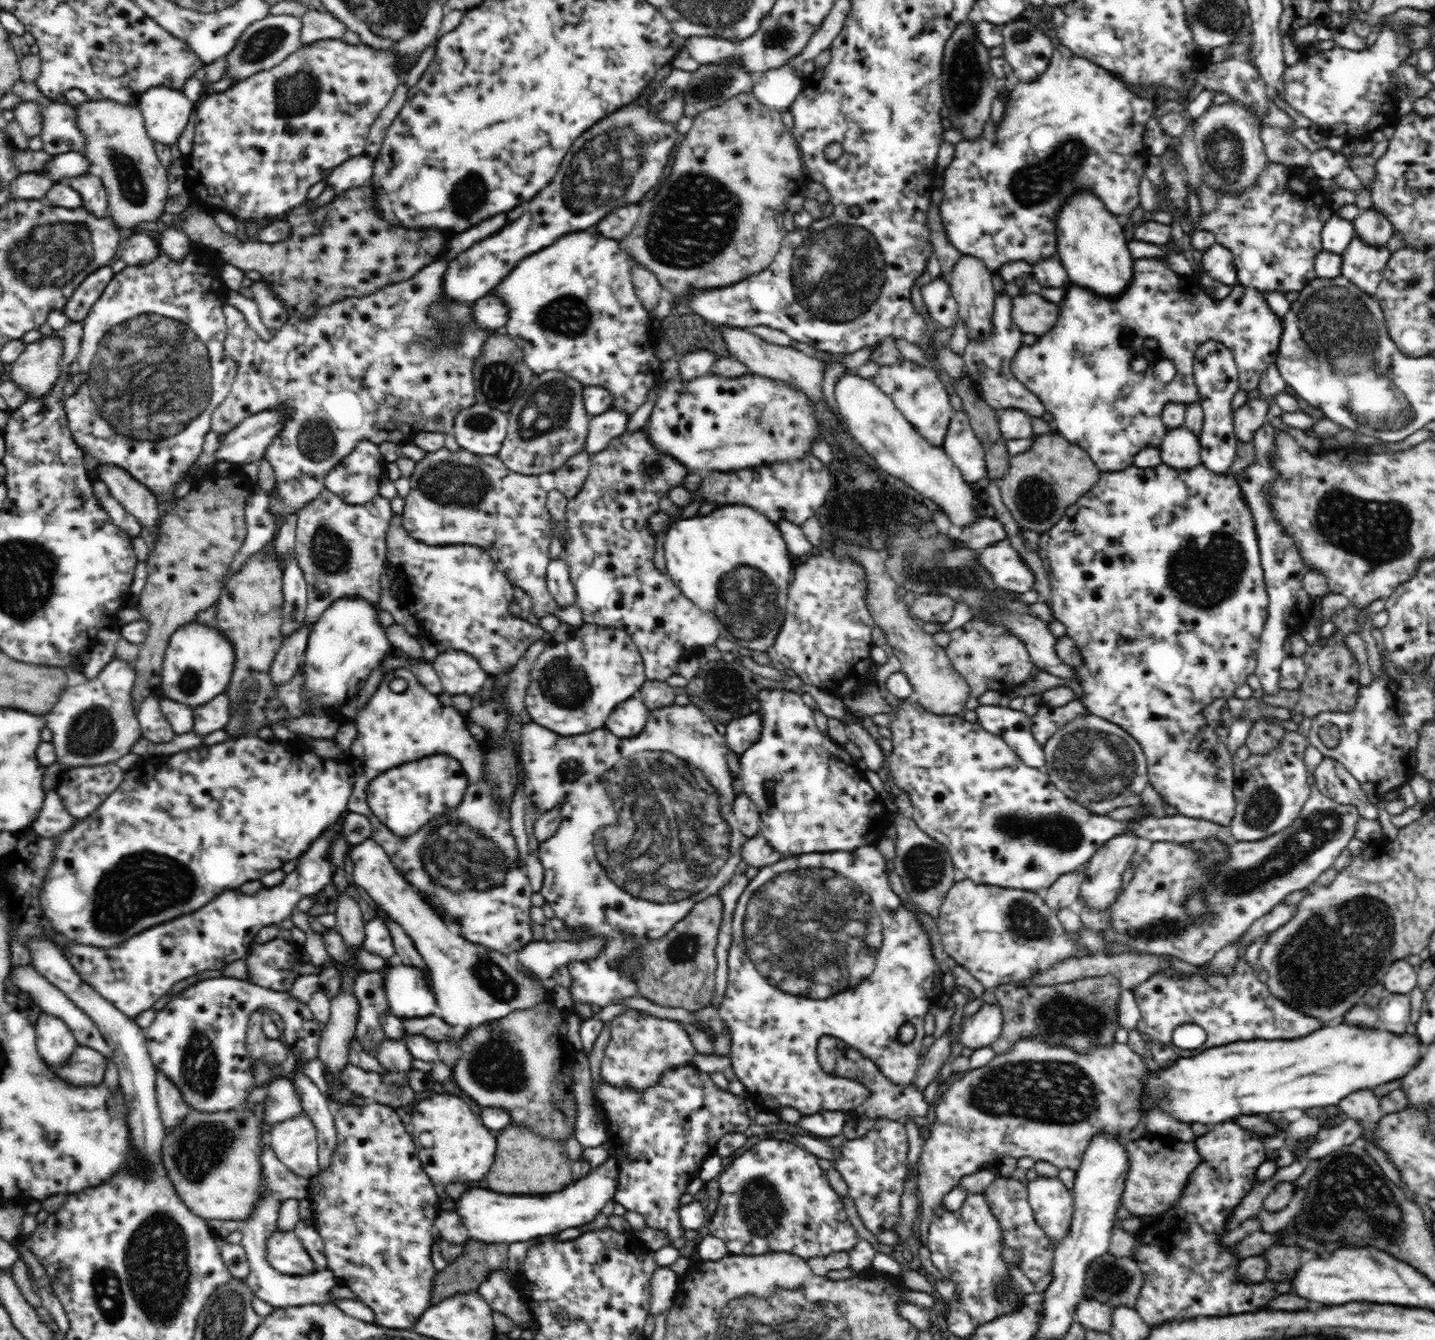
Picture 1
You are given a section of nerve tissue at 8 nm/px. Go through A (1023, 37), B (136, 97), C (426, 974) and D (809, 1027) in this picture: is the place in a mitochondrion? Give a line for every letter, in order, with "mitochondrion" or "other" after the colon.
A: mitochondrion
B: other
C: other
D: other

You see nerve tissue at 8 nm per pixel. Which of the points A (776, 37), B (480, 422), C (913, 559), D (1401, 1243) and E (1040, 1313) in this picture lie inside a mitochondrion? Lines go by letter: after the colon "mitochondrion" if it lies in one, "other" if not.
A: mitochondrion
B: mitochondrion
C: mitochondrion
D: mitochondrion
E: other

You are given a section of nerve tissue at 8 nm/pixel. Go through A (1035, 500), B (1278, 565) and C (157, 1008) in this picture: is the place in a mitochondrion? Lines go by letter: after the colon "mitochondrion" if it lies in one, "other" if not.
A: mitochondrion
B: other
C: other

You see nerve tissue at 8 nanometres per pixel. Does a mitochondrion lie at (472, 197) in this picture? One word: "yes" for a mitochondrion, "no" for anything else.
yes

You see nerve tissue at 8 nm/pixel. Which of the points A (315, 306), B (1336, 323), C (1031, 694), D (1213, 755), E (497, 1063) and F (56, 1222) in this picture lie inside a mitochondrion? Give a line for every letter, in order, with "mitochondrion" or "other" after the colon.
A: other
B: mitochondrion
C: other
D: other
E: mitochondrion
F: other

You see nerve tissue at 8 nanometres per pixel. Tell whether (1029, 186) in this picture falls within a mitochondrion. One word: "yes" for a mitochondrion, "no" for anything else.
yes

